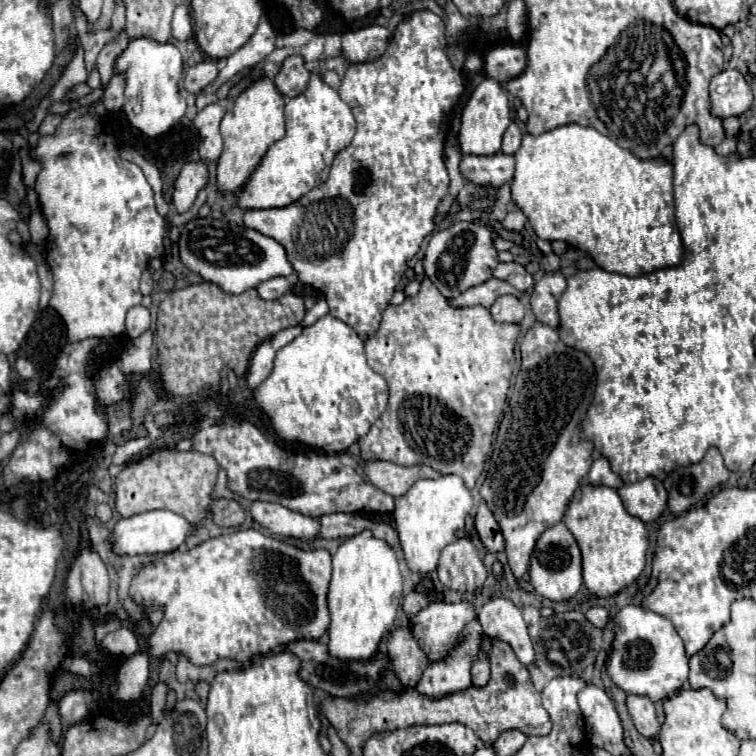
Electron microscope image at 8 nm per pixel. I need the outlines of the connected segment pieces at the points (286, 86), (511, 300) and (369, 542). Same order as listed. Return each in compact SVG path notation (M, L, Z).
M289 56L283 62L279 74L275 76L275 88L287 98L299 96L307 88L309 76L311 74L307 72L303 58L301 56Z
M499 296L489 310L497 322L507 322L507 324L521 322L523 312L525 312L525 308L517 296Z
M361 532L359 536L347 538L339 550L333 554L333 578L329 584L327 606L331 614L329 624L329 656L343 658L343 660L369 660L377 652L377 644L381 642L383 634L395 620L399 600L401 600L401 572L397 562L397 552L383 540L371 536L371 532Z

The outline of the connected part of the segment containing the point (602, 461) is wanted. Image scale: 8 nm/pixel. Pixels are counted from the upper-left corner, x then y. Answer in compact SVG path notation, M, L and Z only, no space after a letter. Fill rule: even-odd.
M599 456L591 470L589 470L589 476L587 476L587 482L597 486L597 484L603 484L603 486L609 486L609 488L621 488L623 486L623 480L611 470L609 466L609 460L605 456Z

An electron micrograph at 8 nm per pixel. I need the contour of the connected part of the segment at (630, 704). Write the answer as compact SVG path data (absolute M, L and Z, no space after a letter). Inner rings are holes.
M627 696L627 708L629 714L633 718L635 728L645 736L645 738L652 738L654 741L653 748L657 754L662 753L662 746L659 742L659 722L655 718L655 706L651 702L651 698L647 696Z

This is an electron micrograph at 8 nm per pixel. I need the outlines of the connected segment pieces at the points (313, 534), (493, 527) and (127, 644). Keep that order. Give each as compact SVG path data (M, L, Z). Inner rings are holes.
M253 502L251 516L263 528L277 536L291 536L305 542L319 538L319 518L311 518L273 502Z
M481 502L479 508L477 508L477 514L475 514L475 530L477 530L483 546L489 552L501 552L505 548L505 540L503 540L503 534L499 530L499 524L493 518L493 514L487 508L485 502Z
M119 628L111 634L105 636L103 640L103 648L109 650L115 656L133 656L133 652L137 652L137 638L131 630L127 628Z

